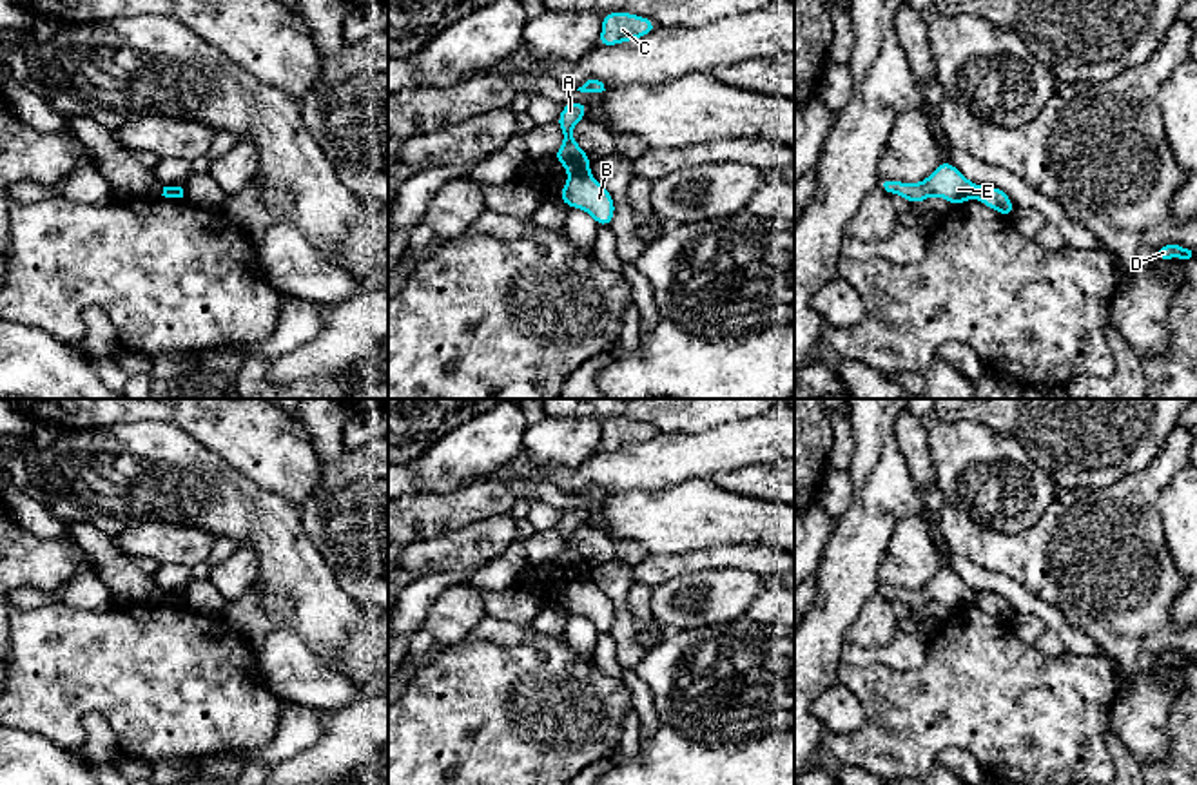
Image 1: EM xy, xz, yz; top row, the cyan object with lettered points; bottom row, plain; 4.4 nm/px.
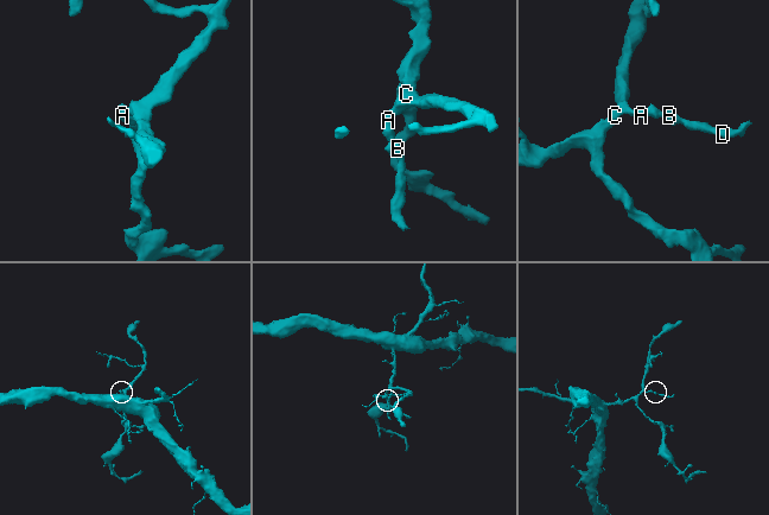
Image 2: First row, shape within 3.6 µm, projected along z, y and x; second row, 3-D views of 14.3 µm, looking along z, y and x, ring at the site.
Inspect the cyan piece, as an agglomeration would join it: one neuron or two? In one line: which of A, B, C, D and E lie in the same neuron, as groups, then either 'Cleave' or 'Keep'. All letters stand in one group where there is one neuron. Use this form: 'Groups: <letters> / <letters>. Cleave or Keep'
Groups: A C E / B D. Cleave

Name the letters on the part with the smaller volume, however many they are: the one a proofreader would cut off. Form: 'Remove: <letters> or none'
Remove: B, D

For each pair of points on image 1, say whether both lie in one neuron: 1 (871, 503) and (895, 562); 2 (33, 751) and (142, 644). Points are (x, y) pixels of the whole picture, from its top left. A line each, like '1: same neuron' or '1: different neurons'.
1: different neurons
2: different neurons

